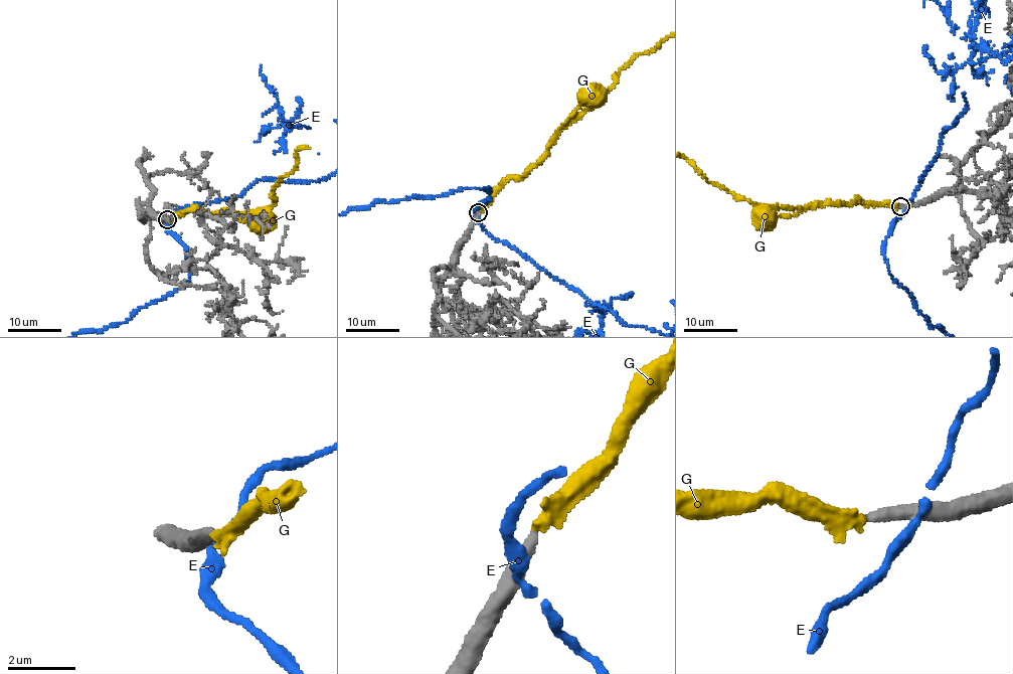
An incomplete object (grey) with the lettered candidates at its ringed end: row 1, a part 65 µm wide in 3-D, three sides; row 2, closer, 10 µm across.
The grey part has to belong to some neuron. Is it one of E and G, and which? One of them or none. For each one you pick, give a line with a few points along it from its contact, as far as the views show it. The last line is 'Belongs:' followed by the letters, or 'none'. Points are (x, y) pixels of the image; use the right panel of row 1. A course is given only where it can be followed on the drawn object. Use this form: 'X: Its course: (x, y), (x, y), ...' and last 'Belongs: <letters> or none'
G: Its course: (900, 205), (861, 202), (856, 198), (850, 201), (815, 201), (795, 214), (767, 217)
Belongs: G

